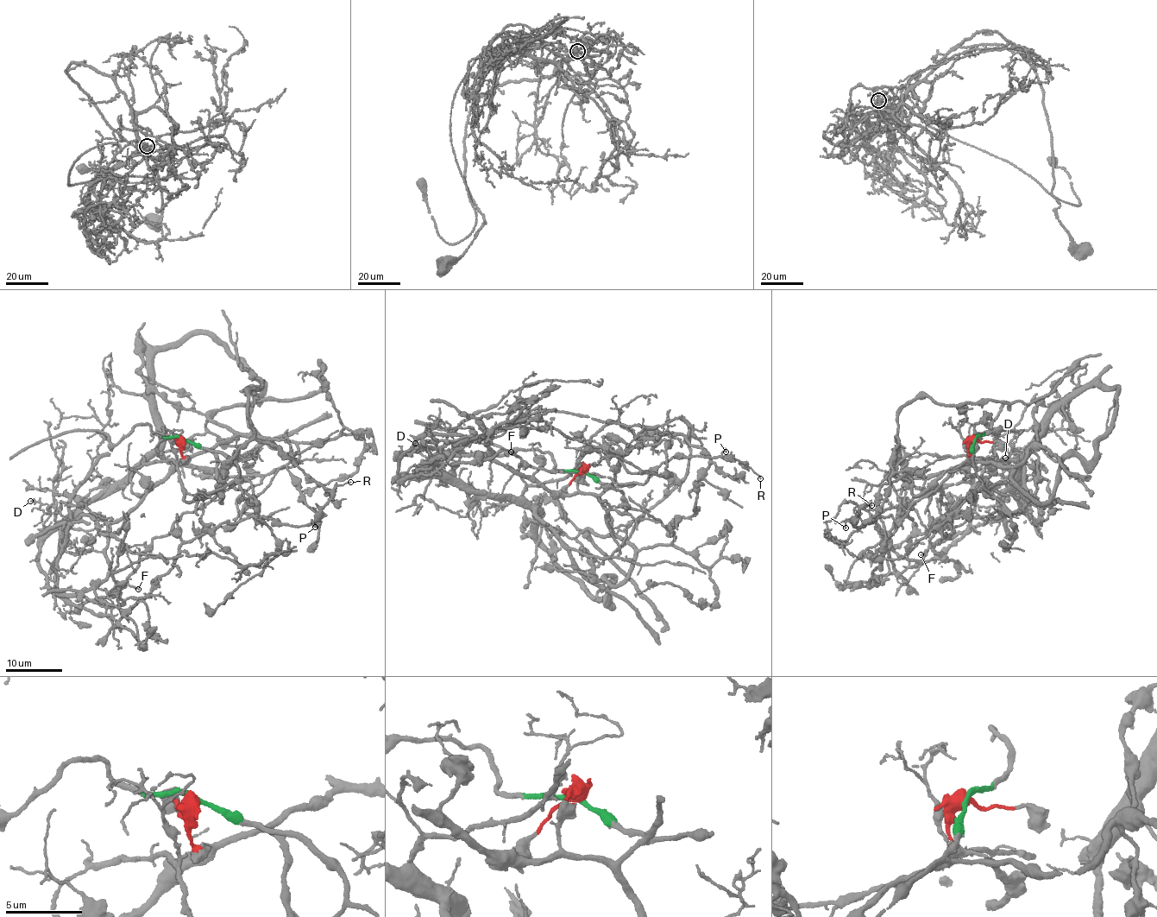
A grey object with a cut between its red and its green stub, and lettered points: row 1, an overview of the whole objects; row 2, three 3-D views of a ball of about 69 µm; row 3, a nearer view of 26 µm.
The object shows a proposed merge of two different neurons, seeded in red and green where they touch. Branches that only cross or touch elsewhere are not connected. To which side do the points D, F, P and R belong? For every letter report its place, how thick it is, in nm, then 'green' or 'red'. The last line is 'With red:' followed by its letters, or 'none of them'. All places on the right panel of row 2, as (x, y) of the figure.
D: (1005, 458) | 120 nm | red
F: (921, 554) | 110 nm | green
P: (845, 528) | 130 nm | green
R: (871, 505) | 110 nm | green
With red: D

